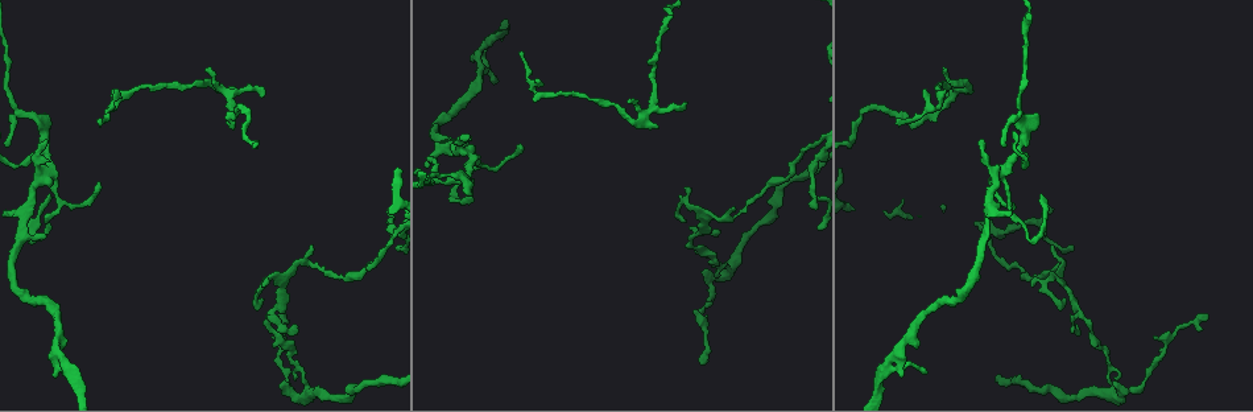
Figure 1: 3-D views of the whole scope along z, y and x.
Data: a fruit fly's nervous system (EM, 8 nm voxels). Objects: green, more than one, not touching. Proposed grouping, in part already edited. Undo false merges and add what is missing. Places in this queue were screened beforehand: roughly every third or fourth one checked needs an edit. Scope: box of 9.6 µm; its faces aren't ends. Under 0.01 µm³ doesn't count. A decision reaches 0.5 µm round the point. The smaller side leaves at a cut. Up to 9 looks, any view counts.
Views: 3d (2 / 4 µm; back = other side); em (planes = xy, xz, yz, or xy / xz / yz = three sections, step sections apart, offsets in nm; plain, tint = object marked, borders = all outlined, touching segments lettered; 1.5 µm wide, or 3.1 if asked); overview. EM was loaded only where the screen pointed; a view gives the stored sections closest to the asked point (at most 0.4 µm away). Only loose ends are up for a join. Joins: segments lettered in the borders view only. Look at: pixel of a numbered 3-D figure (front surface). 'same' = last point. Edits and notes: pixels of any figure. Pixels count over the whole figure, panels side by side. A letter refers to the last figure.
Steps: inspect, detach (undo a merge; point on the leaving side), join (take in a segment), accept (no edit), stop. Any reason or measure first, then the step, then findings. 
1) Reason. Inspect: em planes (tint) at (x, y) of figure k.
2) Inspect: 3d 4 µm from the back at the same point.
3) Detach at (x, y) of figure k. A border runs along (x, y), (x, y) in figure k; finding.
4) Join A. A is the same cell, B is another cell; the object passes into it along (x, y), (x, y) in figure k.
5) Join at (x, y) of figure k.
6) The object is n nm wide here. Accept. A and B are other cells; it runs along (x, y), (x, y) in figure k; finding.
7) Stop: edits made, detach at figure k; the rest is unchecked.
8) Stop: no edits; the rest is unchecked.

Thin neck. Inspect: em xy step 8 (tint) at (1064, 283) of figure 1.

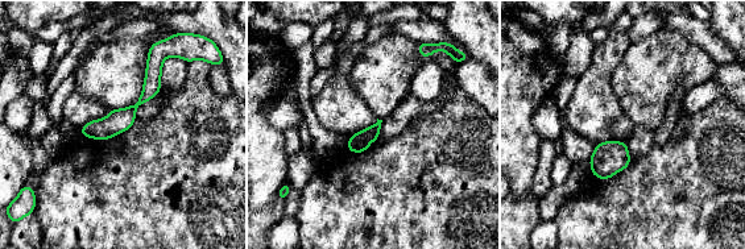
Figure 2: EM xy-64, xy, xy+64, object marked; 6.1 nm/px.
See the neighbours. Inspect: em xy step 8 (borders) at the same point.

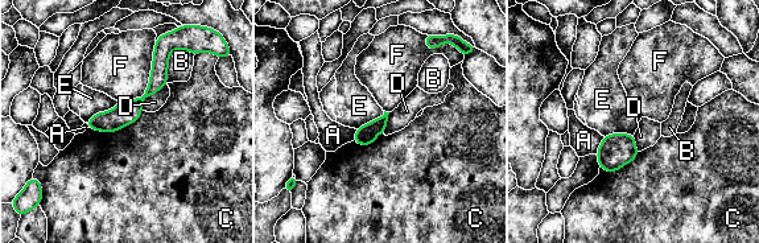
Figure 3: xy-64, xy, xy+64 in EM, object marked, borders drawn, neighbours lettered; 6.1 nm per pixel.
Accept. A, B, C, D, E and F are other cells; one neuron here.

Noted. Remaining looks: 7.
Sudden change in width. Inspect: 3d 4 µm from the back at (717, 267) of figure 1.

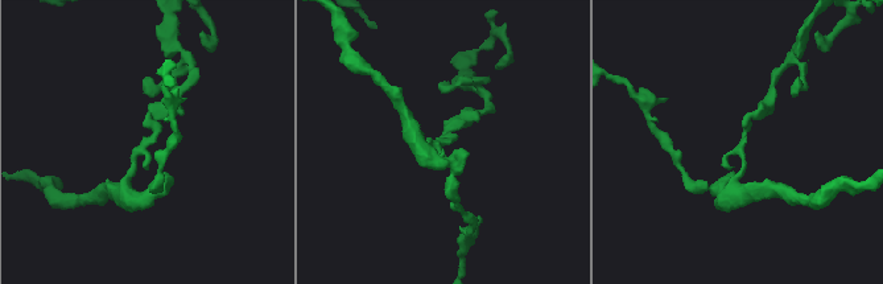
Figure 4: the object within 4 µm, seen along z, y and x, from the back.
Shape alone is not enough. Inspect: em 3.1 µm planes (borders) at (149, 128) of figure 4.

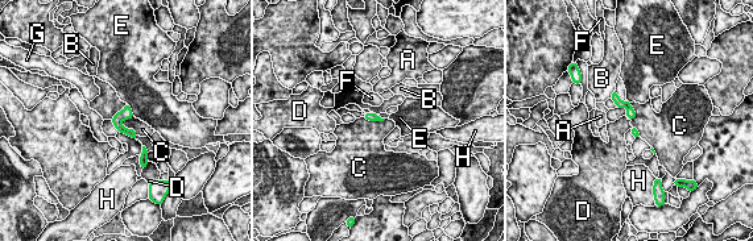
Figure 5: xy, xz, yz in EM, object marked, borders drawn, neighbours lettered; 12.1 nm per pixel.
The longest contact is with C, 280 nm. Accept. A, B, C, D, E, F, G and H are other cells; it runs along (615, 95), (632, 116) in figure 5; one neuron here.

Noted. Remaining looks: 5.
Abrupt turn. Inspect: em yz step 4 (borders) at (990, 240) of figure 1.

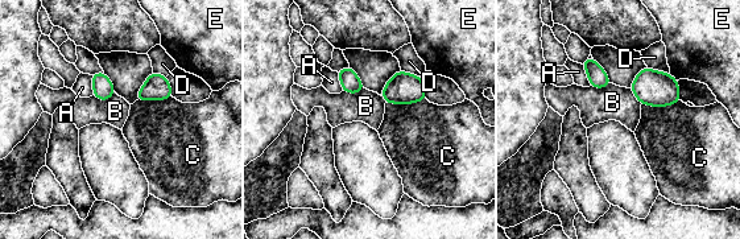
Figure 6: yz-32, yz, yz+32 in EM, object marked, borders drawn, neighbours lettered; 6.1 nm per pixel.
Cut it another way. Inspect: em planes (borders) at the same point.

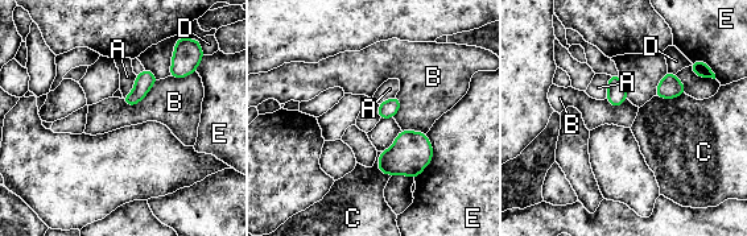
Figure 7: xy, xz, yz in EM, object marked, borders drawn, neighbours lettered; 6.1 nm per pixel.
The object is 30 nm wide here. Accept. A, B, C, D and E are other cells; a border runs along (157, 81), (136, 103), (123, 102) in figure 7; one neuron here.

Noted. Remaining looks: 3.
Inspect: 3d 4 µm at (472, 193) of figure 1.

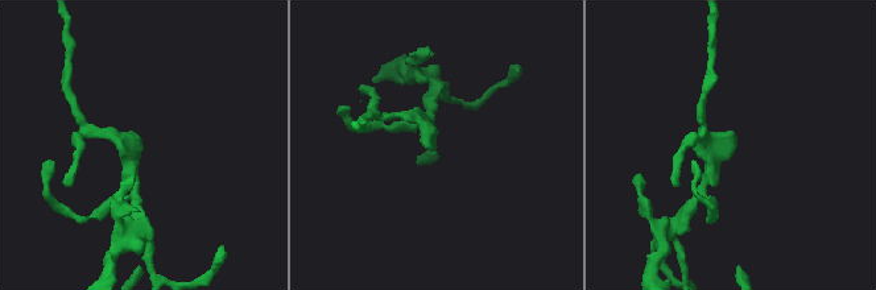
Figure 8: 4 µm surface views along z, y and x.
Inspect: em planes (borders) at (731, 133) of figure 8.

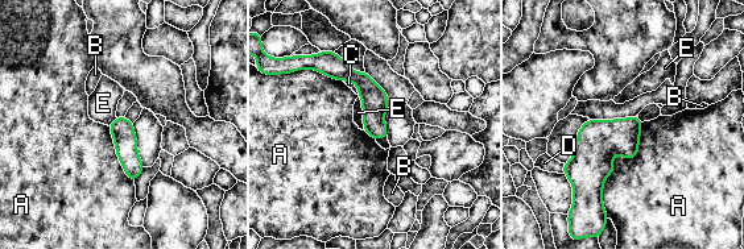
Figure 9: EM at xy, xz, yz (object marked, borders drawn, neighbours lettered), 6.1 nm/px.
Accept. A, B, C, D and E are other cells; none of them fits.

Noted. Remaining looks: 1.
Stop: no edits; the rest is unchecked.

